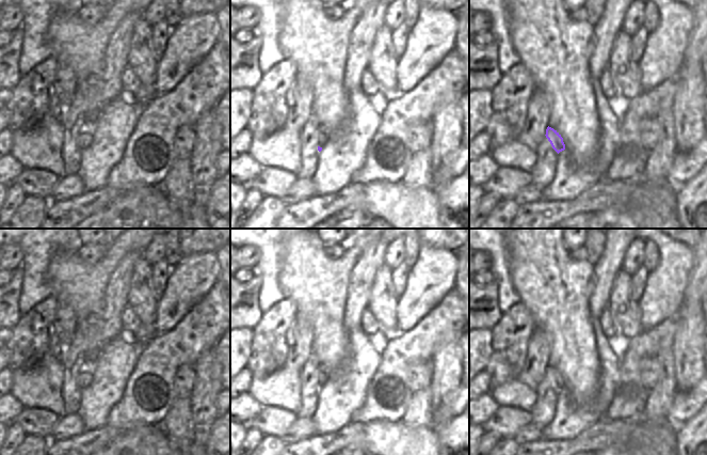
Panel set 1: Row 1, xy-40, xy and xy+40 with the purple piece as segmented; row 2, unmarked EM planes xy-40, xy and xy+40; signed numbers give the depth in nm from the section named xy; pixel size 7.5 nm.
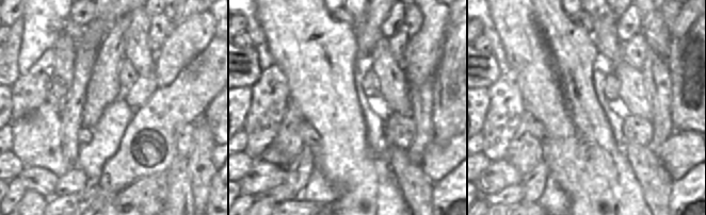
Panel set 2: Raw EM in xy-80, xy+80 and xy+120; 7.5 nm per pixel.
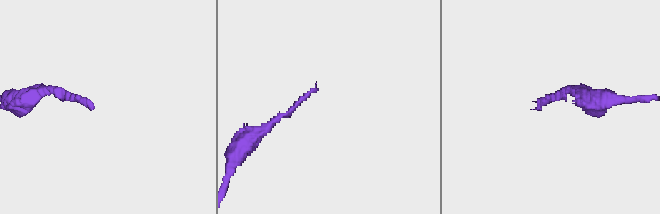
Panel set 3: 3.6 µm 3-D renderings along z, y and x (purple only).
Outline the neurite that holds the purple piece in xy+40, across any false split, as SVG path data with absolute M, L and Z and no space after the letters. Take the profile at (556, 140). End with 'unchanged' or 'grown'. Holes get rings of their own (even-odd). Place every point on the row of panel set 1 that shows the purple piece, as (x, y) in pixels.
M548 126L546 129L545 136L548 139L548 141L550 142L552 148L558 154L565 150L565 144L563 142L563 138L561 137L561 135L557 130L555 130L553 128Z | unchanged

